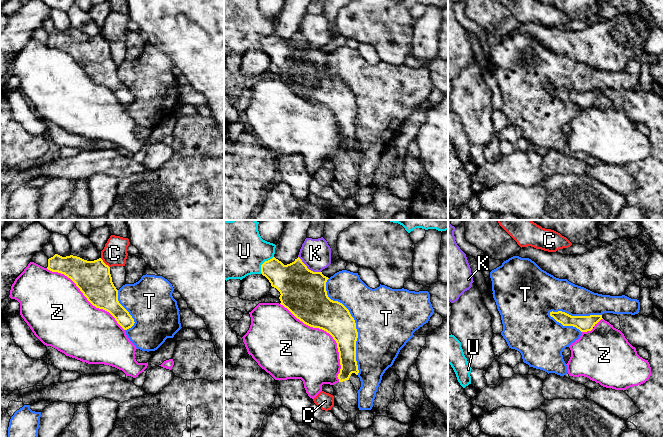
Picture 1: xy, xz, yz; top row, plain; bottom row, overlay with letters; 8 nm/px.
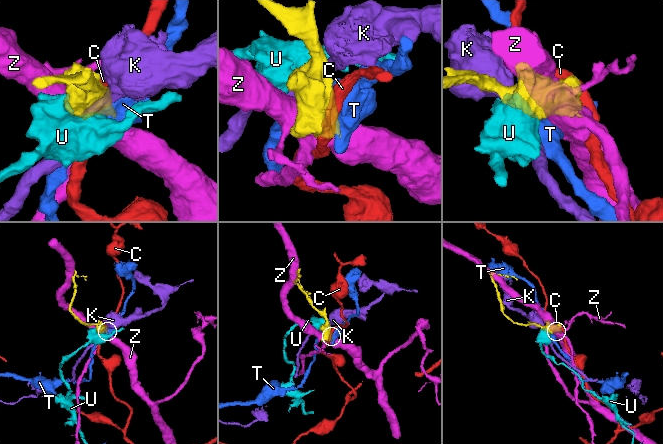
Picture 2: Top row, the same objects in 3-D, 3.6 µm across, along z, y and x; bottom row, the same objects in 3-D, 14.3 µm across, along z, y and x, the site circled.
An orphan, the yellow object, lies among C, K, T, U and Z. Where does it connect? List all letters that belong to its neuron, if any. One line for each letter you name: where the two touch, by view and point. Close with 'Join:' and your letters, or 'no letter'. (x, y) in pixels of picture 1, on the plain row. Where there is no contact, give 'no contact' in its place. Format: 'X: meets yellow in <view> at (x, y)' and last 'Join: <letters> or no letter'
Join: no letter

